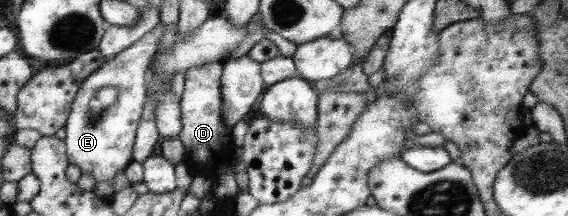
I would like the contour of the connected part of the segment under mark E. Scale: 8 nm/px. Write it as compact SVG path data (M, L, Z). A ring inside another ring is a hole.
M160 22L141 38L127 45L121 52L107 55L99 69L93 71L76 92L76 98L72 102L72 110L69 111L68 119L64 124L64 144L67 146L69 164L79 169L81 175L91 177L94 183L111 181L115 174L124 170L132 162L132 147L136 135L136 128L140 121L142 106L146 103L148 94L149 73L148 70L154 55L157 53L155 46L158 38L163 34L163 25ZM101 88L115 88L117 97L114 103L103 107L95 98L97 90Z

